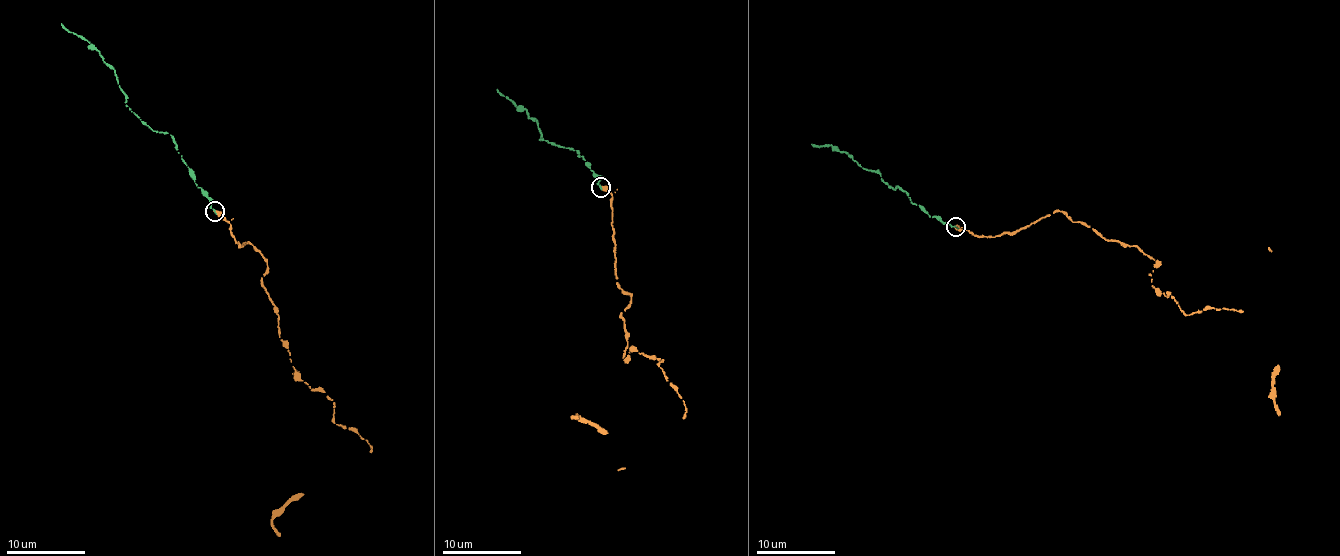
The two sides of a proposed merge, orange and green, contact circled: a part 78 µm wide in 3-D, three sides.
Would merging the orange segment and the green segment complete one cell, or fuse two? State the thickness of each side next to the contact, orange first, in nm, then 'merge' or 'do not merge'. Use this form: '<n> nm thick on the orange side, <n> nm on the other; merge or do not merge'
360 nm thick on the orange side, 180 nm on the other; merge

